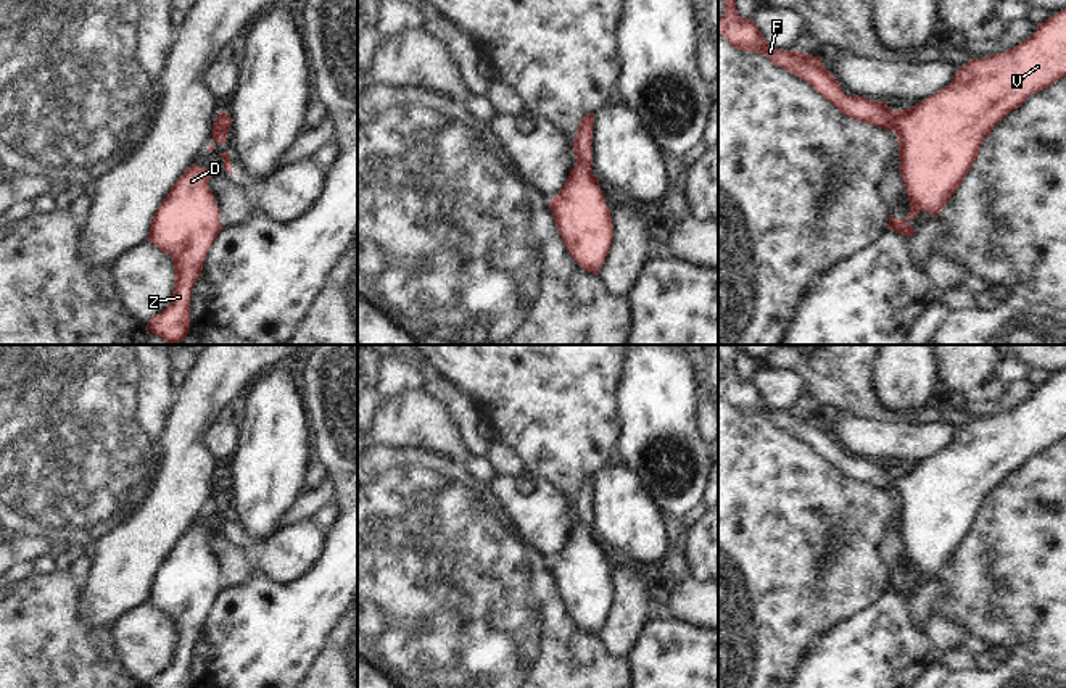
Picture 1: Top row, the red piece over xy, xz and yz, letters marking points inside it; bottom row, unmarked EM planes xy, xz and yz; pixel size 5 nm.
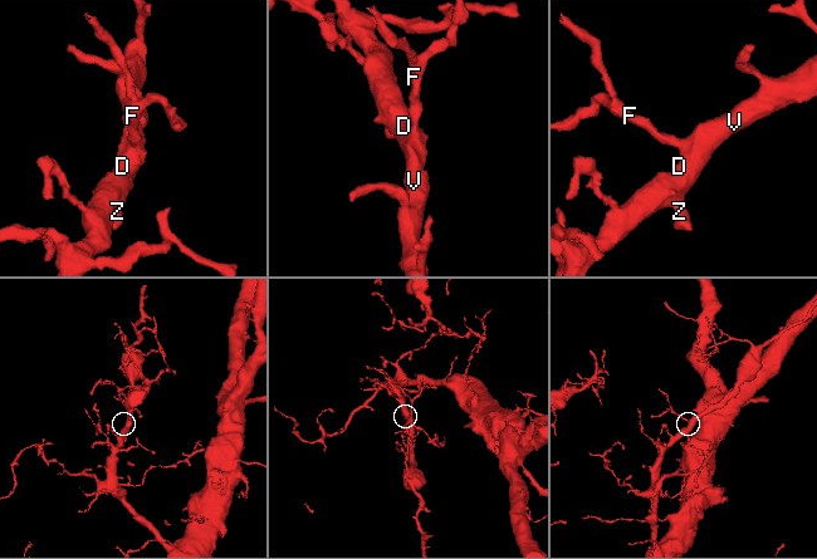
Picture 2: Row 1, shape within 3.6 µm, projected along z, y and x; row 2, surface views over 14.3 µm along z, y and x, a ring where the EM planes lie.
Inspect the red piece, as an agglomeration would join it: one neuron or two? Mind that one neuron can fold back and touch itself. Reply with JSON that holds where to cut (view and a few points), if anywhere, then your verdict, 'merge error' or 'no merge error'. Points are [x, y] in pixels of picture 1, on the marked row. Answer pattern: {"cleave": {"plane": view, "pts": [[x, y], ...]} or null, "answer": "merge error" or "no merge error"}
{"cleave": null, "answer": "no merge error"}

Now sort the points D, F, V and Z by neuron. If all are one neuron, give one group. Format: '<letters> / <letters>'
D F V Z

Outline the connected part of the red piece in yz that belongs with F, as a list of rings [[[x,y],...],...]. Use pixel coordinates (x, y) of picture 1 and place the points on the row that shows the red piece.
[[[723,0],[725,15],[718,23],[718,32],[725,40],[742,52],[763,53],[773,64],[807,81],[818,93],[831,102],[844,116],[892,131],[899,142],[899,172],[911,209],[907,219],[889,214],[886,229],[892,229],[907,238],[916,230],[910,226],[919,211],[940,214],[968,171],[979,156],[979,147],[994,127],[1013,110],[1018,110],[1031,95],[1050,87],[1066,76],[1066,8],[1039,24],[1035,32],[1023,44],[982,60],[969,60],[960,66],[953,81],[911,108],[892,110],[884,102],[868,100],[858,95],[845,95],[841,82],[821,64],[820,56],[779,50],[770,47],[754,19],[741,18],[736,0]]]

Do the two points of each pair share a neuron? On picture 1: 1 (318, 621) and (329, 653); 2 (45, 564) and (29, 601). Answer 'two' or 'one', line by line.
1: two
2: two

